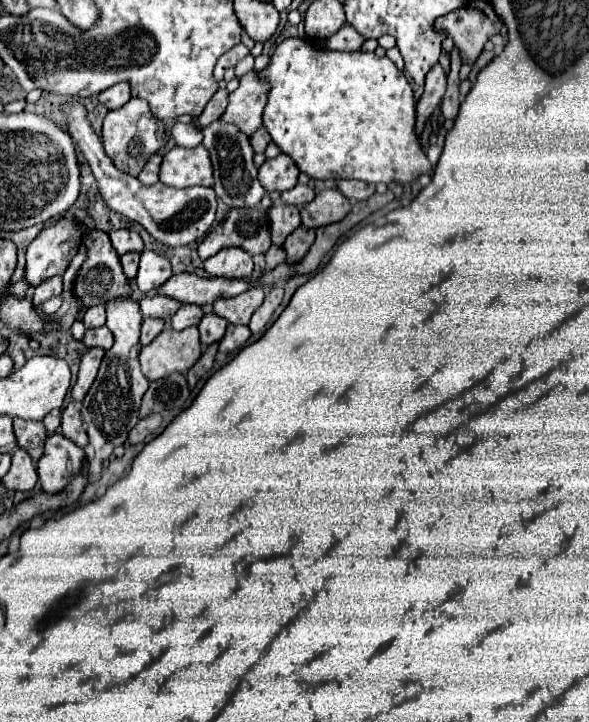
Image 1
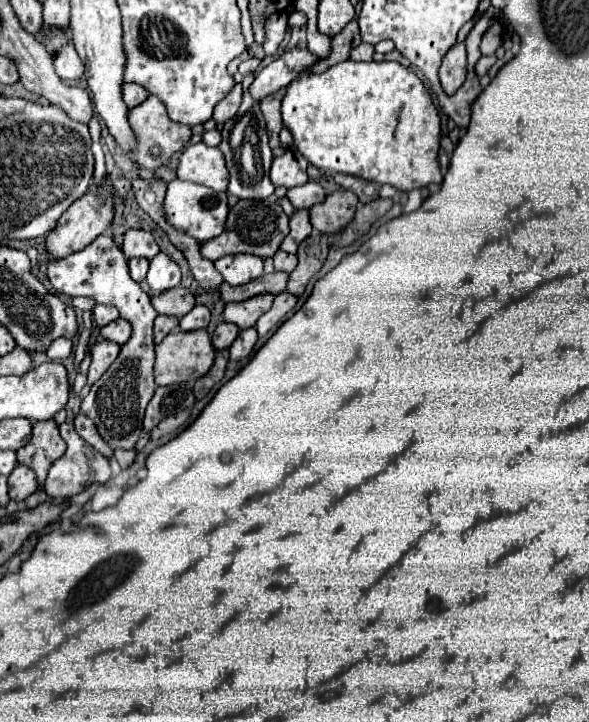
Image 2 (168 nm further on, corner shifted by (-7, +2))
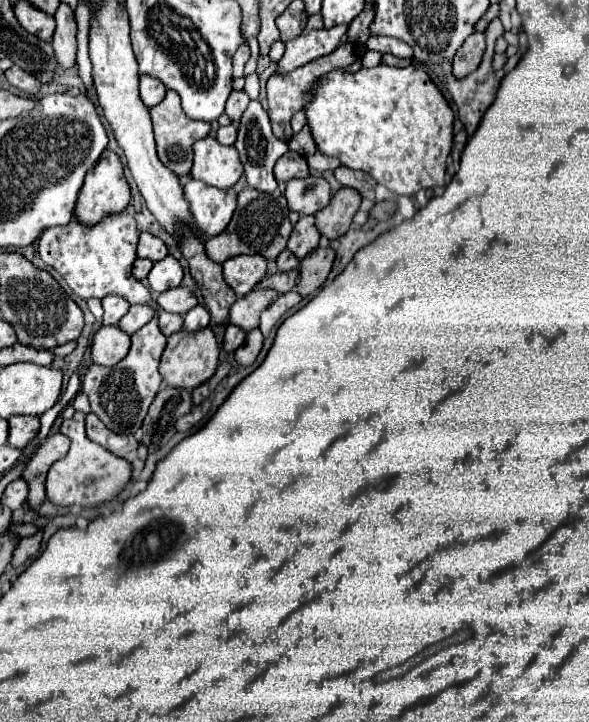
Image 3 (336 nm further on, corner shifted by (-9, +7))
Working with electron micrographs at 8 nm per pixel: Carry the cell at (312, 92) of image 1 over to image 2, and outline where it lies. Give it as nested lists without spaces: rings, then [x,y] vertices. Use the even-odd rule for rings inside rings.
[[[346,60],[340,62],[336,66],[332,66],[330,70],[326,70],[324,74],[308,74],[302,72],[298,80],[294,80],[288,86],[288,92],[282,100],[282,120],[284,126],[290,128],[290,132],[294,134],[296,140],[296,148],[302,152],[302,156],[314,164],[320,170],[326,172],[342,172],[342,174],[352,174],[352,176],[360,176],[366,178],[370,182],[378,182],[378,184],[390,184],[402,192],[410,192],[416,188],[424,188],[428,184],[440,184],[442,182],[442,174],[440,174],[440,164],[438,164],[438,150],[440,150],[440,114],[424,86],[424,82],[410,70],[404,68],[398,62],[354,62],[354,60]]]

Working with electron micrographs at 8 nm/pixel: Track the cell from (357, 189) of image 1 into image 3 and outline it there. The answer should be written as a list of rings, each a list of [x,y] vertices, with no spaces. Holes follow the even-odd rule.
[[[340,165],[340,167],[334,171],[334,175],[336,175],[336,179],[338,179],[344,187],[356,189],[358,193],[362,193],[364,199],[374,199],[374,181],[372,181],[372,177],[370,177],[368,173],[354,171],[354,169],[350,169],[350,167]],[[364,181],[368,181],[372,187],[366,189],[366,187],[364,187]]]

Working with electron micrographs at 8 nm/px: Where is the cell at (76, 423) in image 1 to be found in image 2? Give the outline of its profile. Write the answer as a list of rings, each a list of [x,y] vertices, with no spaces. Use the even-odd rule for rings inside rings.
[[[78,414],[76,420],[74,420],[74,426],[76,426],[76,432],[78,432],[90,446],[94,446],[96,450],[100,450],[100,452],[102,452],[104,456],[108,456],[108,458],[114,456],[112,448],[102,440],[102,436],[98,434],[98,430],[96,430],[94,422],[90,422],[90,418],[86,418],[84,414]]]

